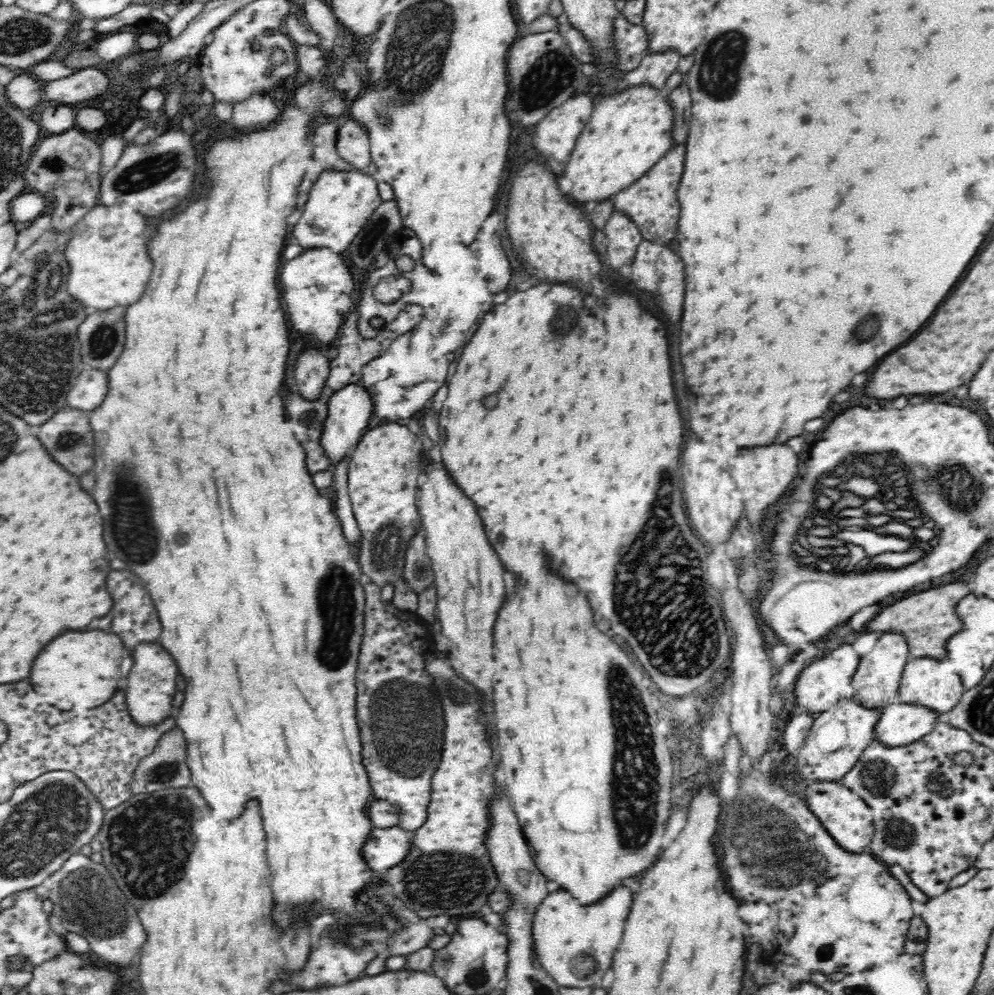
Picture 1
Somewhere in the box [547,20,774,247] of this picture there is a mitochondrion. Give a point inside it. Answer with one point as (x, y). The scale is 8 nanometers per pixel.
(720, 68)

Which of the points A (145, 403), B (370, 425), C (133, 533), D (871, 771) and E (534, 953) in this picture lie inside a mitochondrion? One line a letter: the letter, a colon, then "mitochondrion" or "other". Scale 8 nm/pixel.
A: other
B: other
C: mitochondrion
D: mitochondrion
E: other

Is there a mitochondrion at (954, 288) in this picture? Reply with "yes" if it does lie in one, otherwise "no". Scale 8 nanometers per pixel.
no

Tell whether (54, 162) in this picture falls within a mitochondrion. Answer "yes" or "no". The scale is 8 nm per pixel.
yes

